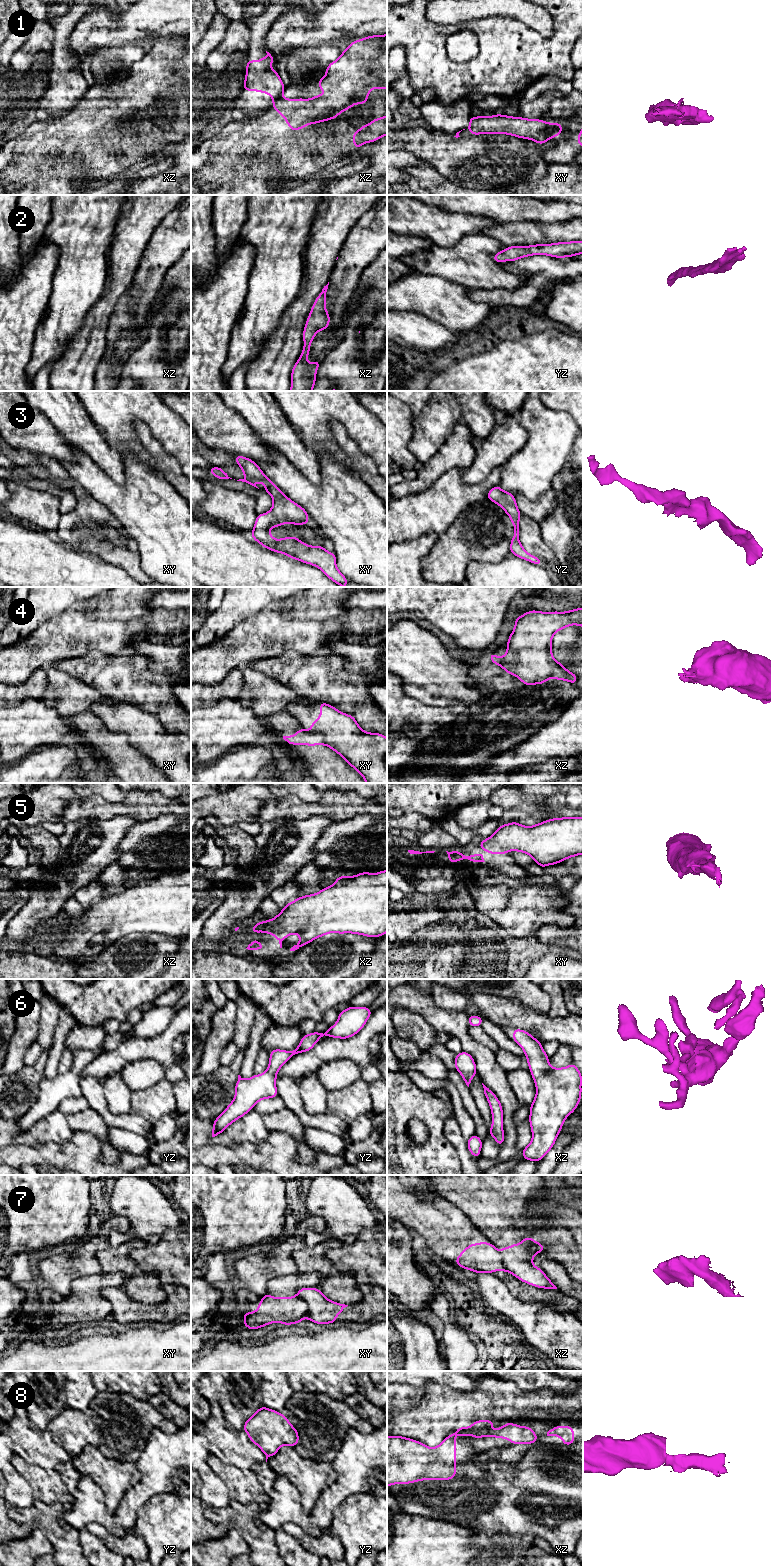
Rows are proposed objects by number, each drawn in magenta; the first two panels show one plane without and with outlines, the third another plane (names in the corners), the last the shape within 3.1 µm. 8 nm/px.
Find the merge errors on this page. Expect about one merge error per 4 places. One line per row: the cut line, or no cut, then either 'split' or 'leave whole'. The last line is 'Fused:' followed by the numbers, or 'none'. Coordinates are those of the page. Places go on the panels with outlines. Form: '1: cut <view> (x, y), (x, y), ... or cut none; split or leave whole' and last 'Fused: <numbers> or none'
1: cut xz (281, 95), (272, 104); split
2: cut none; leave whole
3: cut none; leave whole
4: cut xy (305, 730), (320, 732), (323, 735), (325, 744); split
5: cut none; leave whole
6: cut none; leave whole
7: cut xy (298, 1294), (307, 1305), (307, 1316); split
8: cut yz (264, 1452), (269, 1456); split
Fused: 1, 4, 7, 8

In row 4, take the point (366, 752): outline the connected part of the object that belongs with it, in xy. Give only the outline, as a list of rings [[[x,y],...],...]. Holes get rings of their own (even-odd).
[[[320,702],[321,716],[309,733],[321,732],[325,745],[338,753],[366,783],[387,783],[387,738],[363,731],[354,716]]]

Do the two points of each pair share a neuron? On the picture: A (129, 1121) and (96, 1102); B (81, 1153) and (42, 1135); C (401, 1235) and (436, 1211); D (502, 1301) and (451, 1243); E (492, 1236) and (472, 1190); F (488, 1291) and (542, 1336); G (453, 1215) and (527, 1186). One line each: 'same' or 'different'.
A: same
B: different
C: different
D: different
E: same
F: same
G: different

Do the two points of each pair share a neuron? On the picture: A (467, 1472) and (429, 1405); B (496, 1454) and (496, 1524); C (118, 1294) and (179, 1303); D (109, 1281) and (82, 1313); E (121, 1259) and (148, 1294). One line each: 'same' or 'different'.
A: different
B: different
C: same
D: same
E: same

